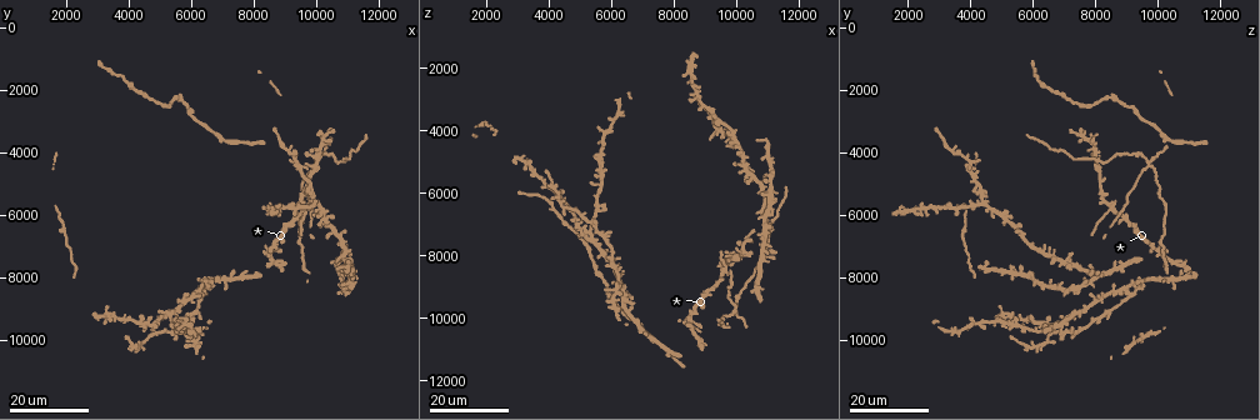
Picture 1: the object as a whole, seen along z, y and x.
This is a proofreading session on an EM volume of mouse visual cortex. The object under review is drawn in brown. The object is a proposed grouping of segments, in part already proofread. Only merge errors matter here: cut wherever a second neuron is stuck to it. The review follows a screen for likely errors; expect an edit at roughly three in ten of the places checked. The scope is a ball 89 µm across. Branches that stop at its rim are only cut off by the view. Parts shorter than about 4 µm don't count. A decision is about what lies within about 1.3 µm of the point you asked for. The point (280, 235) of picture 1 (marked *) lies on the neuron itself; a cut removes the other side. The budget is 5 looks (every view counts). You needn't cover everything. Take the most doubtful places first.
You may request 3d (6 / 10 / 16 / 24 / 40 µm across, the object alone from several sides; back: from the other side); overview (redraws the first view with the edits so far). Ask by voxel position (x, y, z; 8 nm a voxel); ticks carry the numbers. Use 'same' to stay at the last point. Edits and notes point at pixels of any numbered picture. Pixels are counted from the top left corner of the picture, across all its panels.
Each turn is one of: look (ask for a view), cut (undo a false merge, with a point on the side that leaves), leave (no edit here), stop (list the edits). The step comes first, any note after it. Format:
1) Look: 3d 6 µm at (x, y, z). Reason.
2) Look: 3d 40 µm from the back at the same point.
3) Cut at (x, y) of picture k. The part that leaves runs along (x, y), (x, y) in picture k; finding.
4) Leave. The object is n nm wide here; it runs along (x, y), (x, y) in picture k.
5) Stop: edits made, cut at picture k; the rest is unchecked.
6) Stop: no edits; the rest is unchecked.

Look: 3d 16 µm at (9600, 5700, 8500). Arms run side by side.

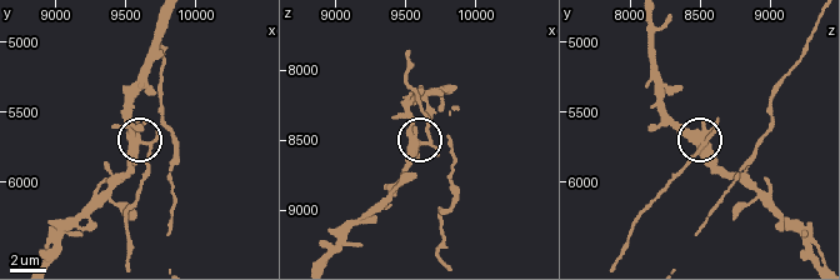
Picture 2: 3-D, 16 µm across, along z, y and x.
Look: 3d 6 µm at (9640, 5700, 8540). Zoom in.

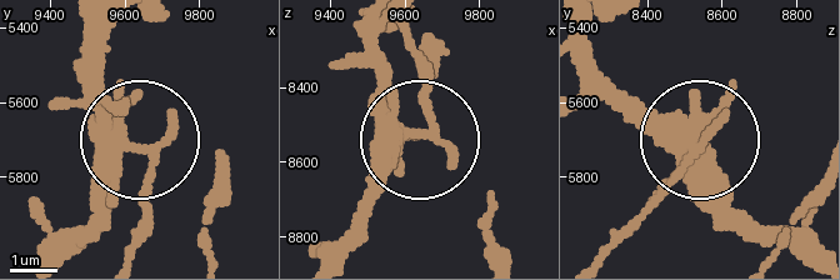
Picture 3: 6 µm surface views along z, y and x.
Look: 3d 6 µm from the back at (9640, 5720, 8530).

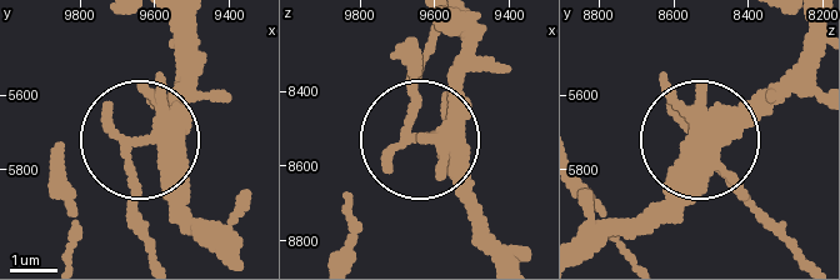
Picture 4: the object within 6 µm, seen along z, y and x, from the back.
Cut at (134, 196) of picture 4. The object is 350 nm wide here; two neurons meet here.

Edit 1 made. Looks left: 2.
Look: 3d 24 µm at (9300, 6200, 8800). Looks like a crossing.

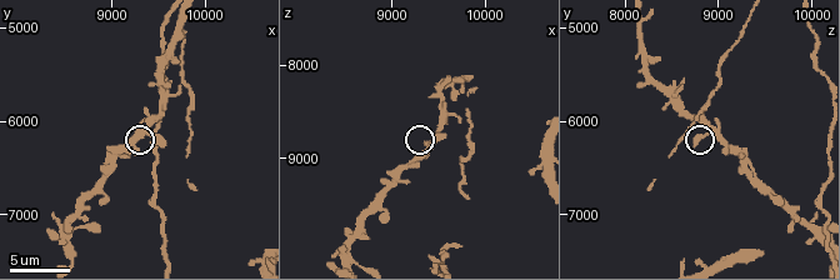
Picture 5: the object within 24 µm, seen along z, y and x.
Look: 3d 6 µm at (9350, 6100, 8900). Zoom in.

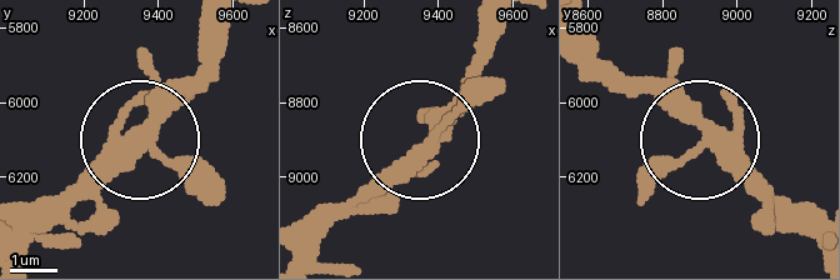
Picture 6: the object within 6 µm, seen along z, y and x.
Leave. 4 arms meet here; it runs along (311, 250), (423, 143), (478, 63) in picture 6; all the same neuron.

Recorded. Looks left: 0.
Stop: edits made, cut at picture 4; the rest is unchecked.

